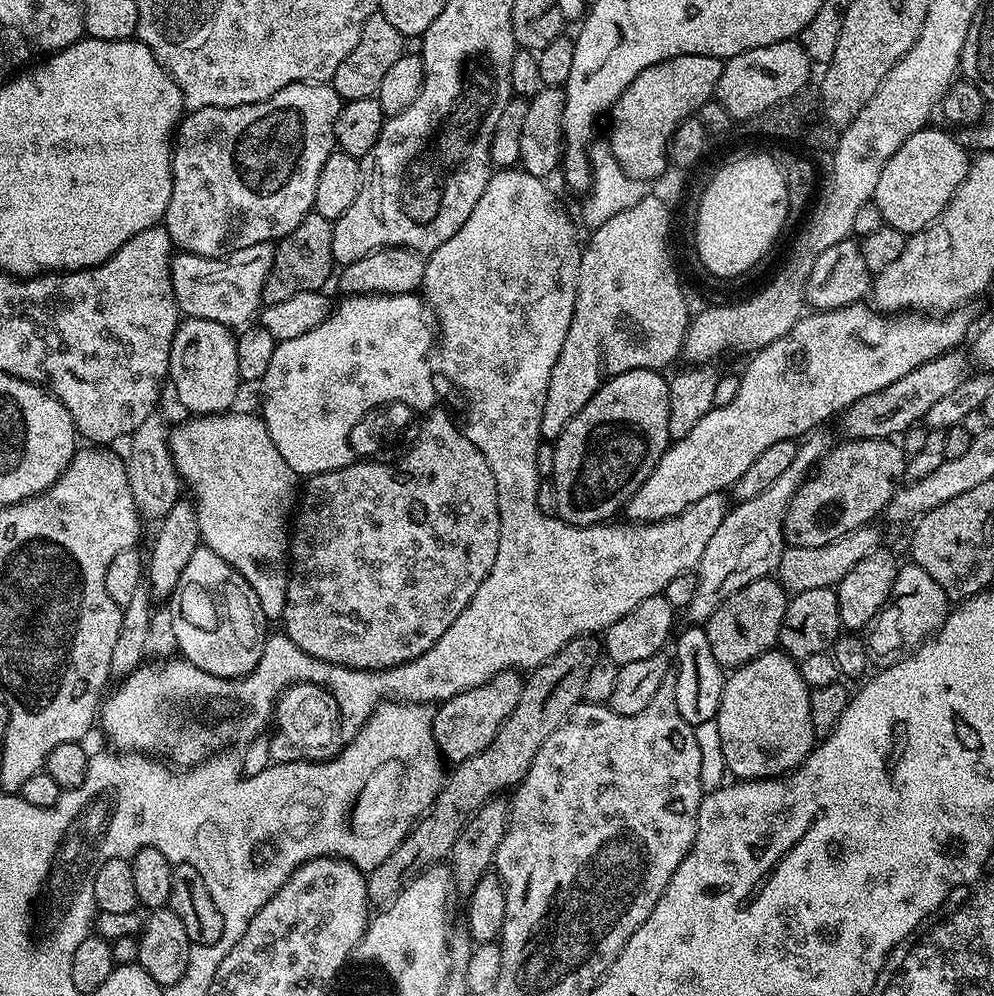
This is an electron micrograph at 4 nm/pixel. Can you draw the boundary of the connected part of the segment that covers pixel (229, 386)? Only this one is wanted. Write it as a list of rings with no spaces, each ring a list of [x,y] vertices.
[[[193,316],[181,319],[176,327],[168,367],[170,388],[176,391],[182,407],[192,416],[214,416],[229,411],[240,392],[238,350],[233,329],[222,322]]]

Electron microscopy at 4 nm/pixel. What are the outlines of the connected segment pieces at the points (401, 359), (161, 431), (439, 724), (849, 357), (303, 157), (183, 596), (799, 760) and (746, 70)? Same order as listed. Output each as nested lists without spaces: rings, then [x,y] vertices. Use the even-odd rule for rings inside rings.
[[[398,294],[344,296],[341,301],[322,326],[314,326],[307,334],[277,343],[262,381],[263,422],[270,430],[274,446],[278,446],[278,454],[286,458],[286,466],[300,478],[333,472],[353,463],[351,432],[372,409],[404,403],[424,414],[435,405],[432,403],[436,400],[436,384],[432,381],[432,364],[428,361],[428,355],[434,352],[434,328],[423,299],[416,294]]]
[[[153,414],[146,418],[146,422],[142,422],[142,426],[138,426],[138,430],[132,432],[127,441],[128,485],[134,494],[136,507],[145,517],[163,518],[182,499],[182,481],[172,461],[169,433],[170,424],[167,424],[160,414]]]
[[[519,671],[499,672],[488,683],[443,701],[432,713],[437,753],[452,766],[461,764],[466,758],[474,758],[474,754],[482,754],[482,750],[494,742],[494,734],[502,730],[502,722],[514,714],[514,706],[518,706],[518,698],[522,698],[524,681]]]
[[[867,303],[851,304],[845,308],[835,308],[829,312],[821,312],[819,310],[809,311],[801,316],[792,329],[782,338],[778,338],[774,342],[770,342],[770,346],[760,349],[751,357],[752,360],[744,368],[744,374],[739,377],[740,385],[738,392],[732,402],[725,408],[713,406],[707,416],[702,417],[700,424],[694,426],[690,434],[686,434],[684,439],[675,441],[674,446],[670,446],[662,454],[660,463],[654,466],[654,470],[650,474],[650,478],[646,478],[646,482],[642,482],[642,486],[638,486],[638,490],[628,499],[626,505],[627,519],[637,524],[653,524],[656,520],[665,520],[670,516],[682,514],[682,510],[686,510],[691,504],[696,504],[698,498],[706,498],[706,494],[714,494],[715,492],[724,492],[731,489],[733,483],[738,478],[742,478],[742,474],[746,474],[746,470],[750,470],[750,465],[754,463],[754,458],[758,458],[758,454],[762,454],[762,450],[774,446],[774,442],[782,442],[783,440],[796,440],[808,435],[809,432],[819,429],[828,419],[839,417],[853,402],[858,398],[866,398],[866,394],[874,394],[878,390],[882,390],[886,386],[890,386],[890,382],[898,382],[898,378],[906,378],[906,374],[910,374],[910,370],[918,370],[918,366],[922,366],[926,362],[930,362],[934,358],[944,355],[961,347],[960,343],[964,340],[964,335],[968,332],[968,316],[964,310],[949,312],[944,315],[940,314],[881,314],[875,307],[869,306]]]
[[[309,82],[291,84],[262,102],[254,102],[246,106],[191,109],[181,119],[174,133],[172,193],[162,221],[162,227],[170,234],[173,245],[181,252],[192,252],[196,256],[226,258],[230,253],[242,250],[246,246],[254,246],[258,242],[278,242],[286,234],[290,234],[290,230],[294,230],[294,226],[298,226],[298,222],[302,222],[302,218],[306,218],[306,214],[313,211],[312,203],[314,202],[314,190],[318,186],[318,174],[322,171],[326,158],[330,158],[330,154],[336,148],[336,119],[341,107],[340,95],[333,90],[331,83]]]
[[[203,546],[194,550],[194,558],[186,562],[186,570],[182,570],[182,578],[178,578],[170,603],[179,655],[198,666],[198,670],[233,680],[249,676],[254,666],[258,666],[264,642],[270,635],[269,629],[264,629],[266,621],[258,594],[254,594],[250,582],[246,582],[230,562],[222,562],[214,550]]]
[[[782,650],[763,652],[758,658],[754,658],[750,662],[746,662],[741,668],[735,669],[735,671],[725,679],[724,689],[722,690],[722,702],[716,711],[715,721],[718,726],[718,738],[722,742],[722,758],[726,762],[728,772],[731,773],[731,775],[734,774],[733,777],[735,777],[736,780],[771,780],[777,776],[786,776],[789,772],[792,772],[796,767],[802,764],[805,758],[811,754],[818,737],[810,722],[809,691],[808,683],[805,682],[800,673],[799,663]]]
[[[799,39],[774,42],[770,46],[758,46],[754,50],[746,50],[724,60],[722,78],[718,78],[714,96],[731,114],[733,121],[749,121],[775,104],[782,103],[784,99],[789,99],[796,92],[802,91],[809,83],[808,75],[812,71],[814,65],[808,59]]]

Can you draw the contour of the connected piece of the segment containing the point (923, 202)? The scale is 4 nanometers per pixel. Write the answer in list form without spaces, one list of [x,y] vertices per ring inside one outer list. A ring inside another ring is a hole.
[[[932,127],[919,128],[914,135],[906,138],[906,142],[902,142],[902,146],[890,158],[890,162],[886,162],[882,170],[882,178],[878,178],[874,202],[878,210],[882,210],[884,223],[887,227],[896,228],[905,234],[920,232],[933,224],[944,213],[944,207],[950,202],[950,198],[968,173],[970,156],[964,145],[955,135],[951,136],[940,128]]]

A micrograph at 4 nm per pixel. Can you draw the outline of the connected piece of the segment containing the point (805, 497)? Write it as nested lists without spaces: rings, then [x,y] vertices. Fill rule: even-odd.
[[[845,439],[843,443],[825,454],[818,470],[792,495],[784,519],[784,538],[791,547],[826,546],[850,530],[873,523],[904,480],[906,453],[899,443],[891,439]]]

